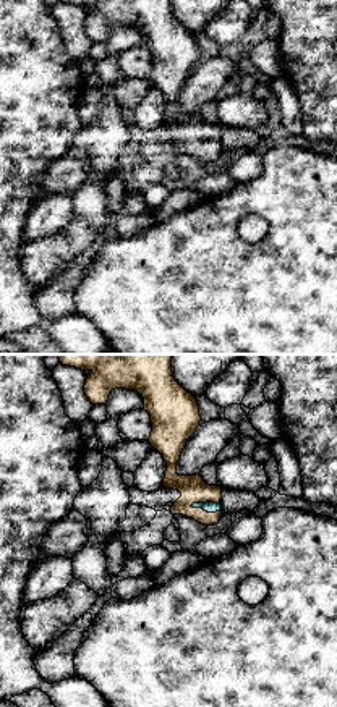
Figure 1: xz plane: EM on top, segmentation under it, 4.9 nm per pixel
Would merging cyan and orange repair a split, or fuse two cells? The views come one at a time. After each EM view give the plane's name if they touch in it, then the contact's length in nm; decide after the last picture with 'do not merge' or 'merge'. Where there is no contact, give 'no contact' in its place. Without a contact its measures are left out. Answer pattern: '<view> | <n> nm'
xz | 160 nm

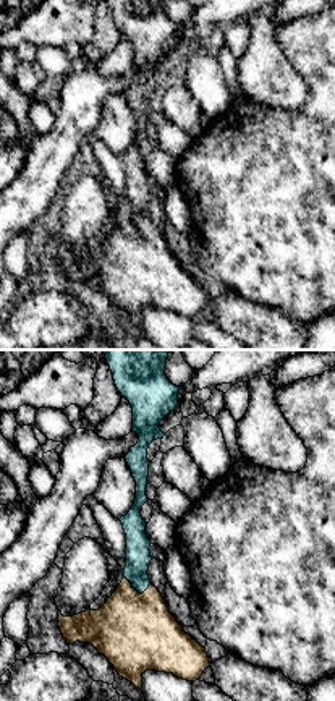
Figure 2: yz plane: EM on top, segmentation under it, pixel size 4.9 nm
yz | 140 nm

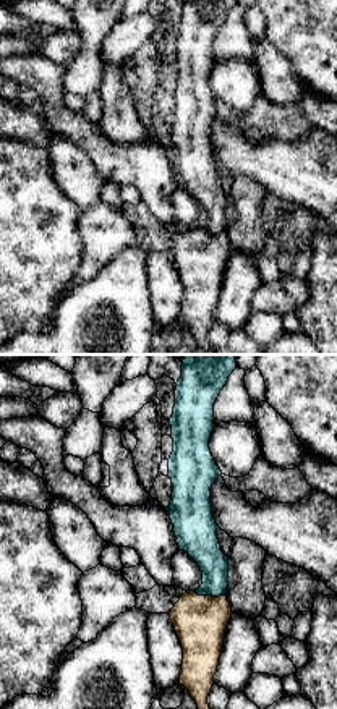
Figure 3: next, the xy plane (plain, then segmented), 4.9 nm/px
xy | 170 nm

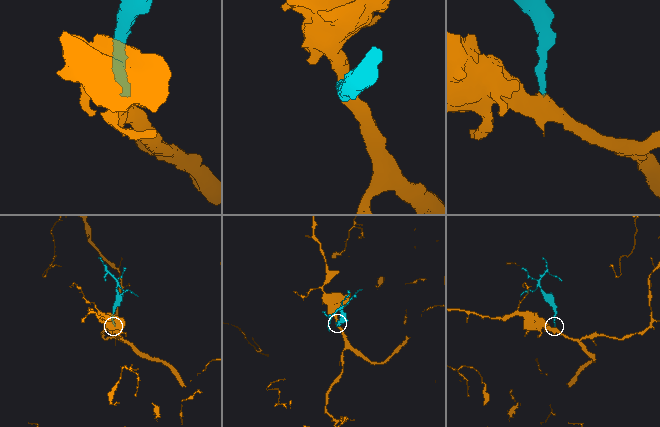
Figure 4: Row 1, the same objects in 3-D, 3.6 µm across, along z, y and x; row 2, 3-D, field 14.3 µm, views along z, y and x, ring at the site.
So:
merge

